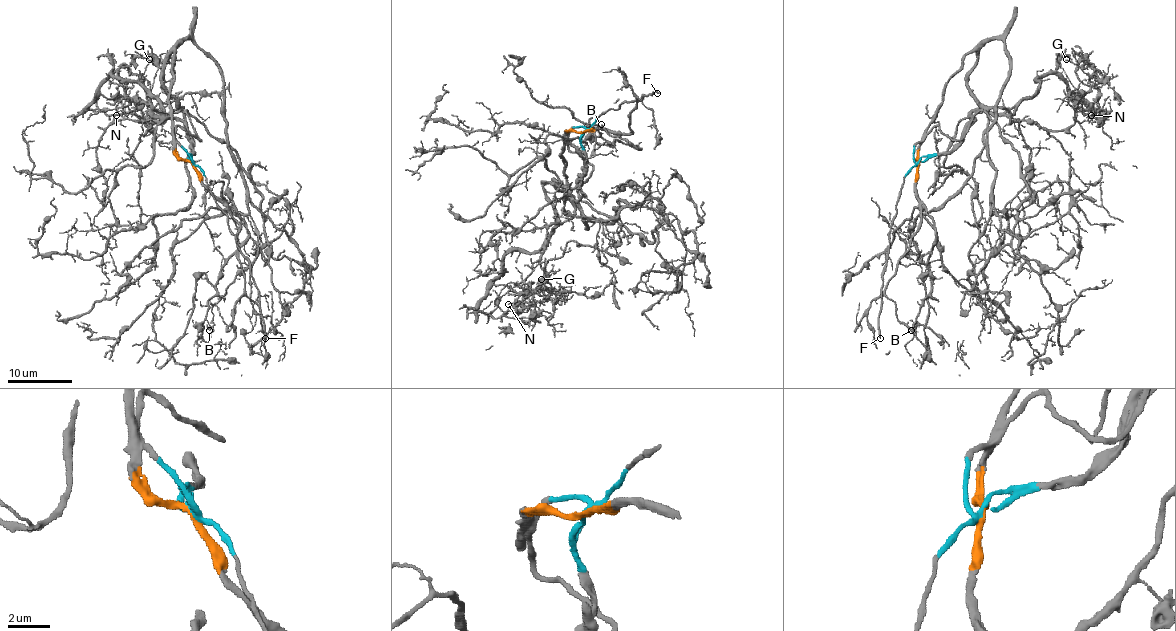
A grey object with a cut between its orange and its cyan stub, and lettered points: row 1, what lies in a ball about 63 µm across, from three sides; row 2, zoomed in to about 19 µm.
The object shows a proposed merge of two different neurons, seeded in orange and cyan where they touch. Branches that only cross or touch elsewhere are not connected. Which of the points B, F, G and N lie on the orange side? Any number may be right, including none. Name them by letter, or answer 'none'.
B

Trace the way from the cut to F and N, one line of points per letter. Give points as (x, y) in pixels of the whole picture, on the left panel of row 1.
F: (193, 162), (206, 178), (216, 205), (227, 216), (240, 253), (249, 264), (265, 338)
N: (193, 162), (185, 125), (111, 73), (100, 93), (127, 102), (116, 115)

